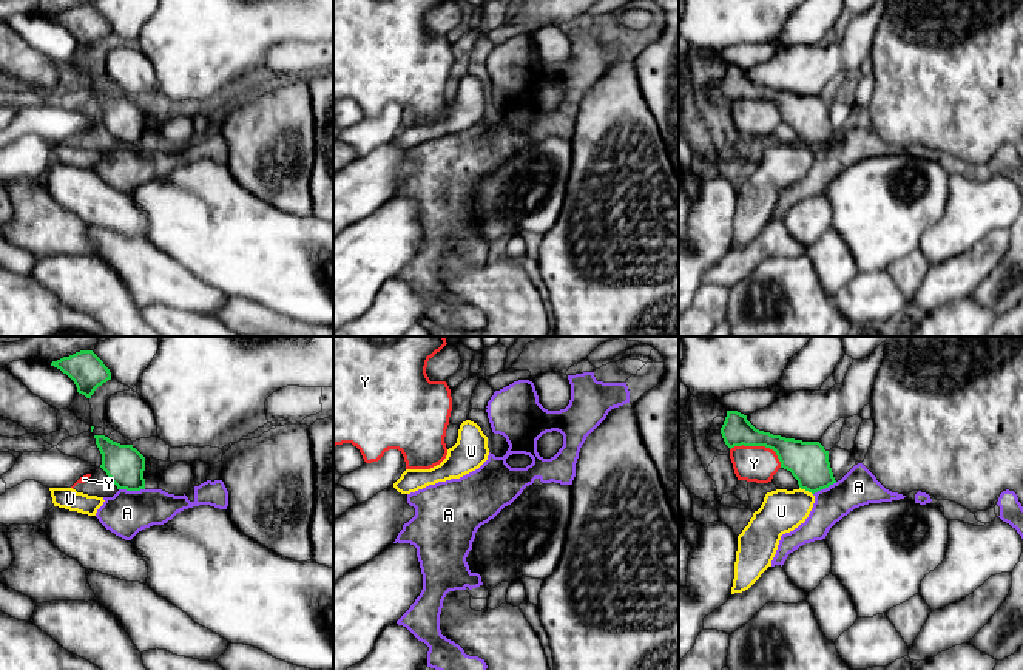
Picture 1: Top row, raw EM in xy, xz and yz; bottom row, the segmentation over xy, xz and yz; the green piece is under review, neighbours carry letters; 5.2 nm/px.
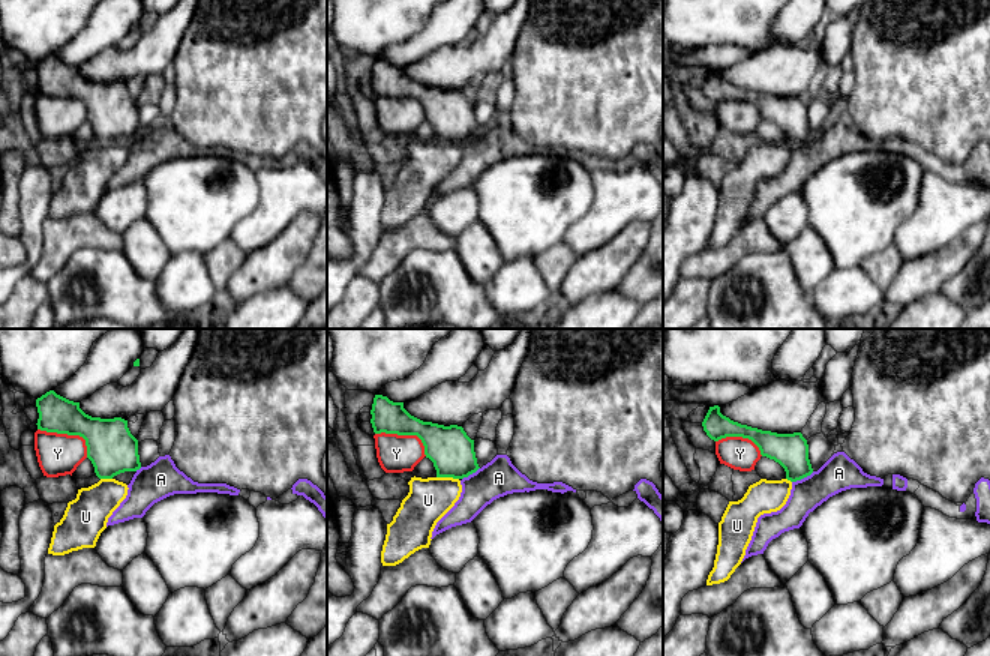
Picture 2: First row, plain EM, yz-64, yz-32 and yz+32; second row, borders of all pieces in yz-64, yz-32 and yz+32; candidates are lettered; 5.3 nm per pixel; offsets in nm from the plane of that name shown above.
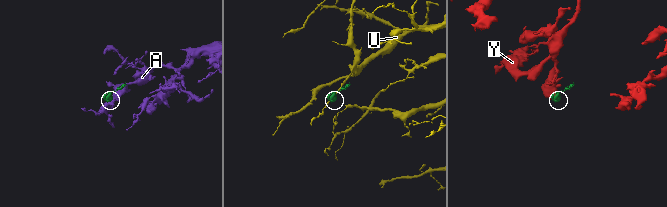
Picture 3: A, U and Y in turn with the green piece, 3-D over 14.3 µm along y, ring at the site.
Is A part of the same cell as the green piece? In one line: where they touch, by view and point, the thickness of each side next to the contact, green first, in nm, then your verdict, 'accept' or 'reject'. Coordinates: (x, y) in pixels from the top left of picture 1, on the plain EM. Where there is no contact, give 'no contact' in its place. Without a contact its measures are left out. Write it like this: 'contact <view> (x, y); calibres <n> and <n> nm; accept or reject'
contact xy (131, 144); calibres 200 and 240 nm; accept

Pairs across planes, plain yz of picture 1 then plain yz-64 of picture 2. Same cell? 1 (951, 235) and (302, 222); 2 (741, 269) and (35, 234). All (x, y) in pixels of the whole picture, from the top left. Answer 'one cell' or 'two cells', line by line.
1: two cells
2: two cells

